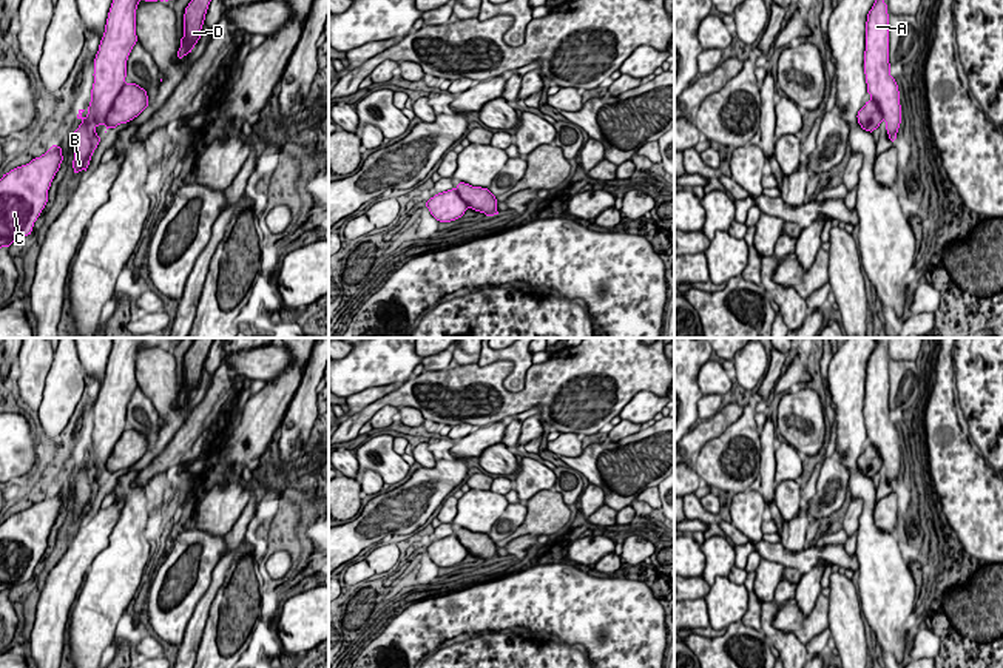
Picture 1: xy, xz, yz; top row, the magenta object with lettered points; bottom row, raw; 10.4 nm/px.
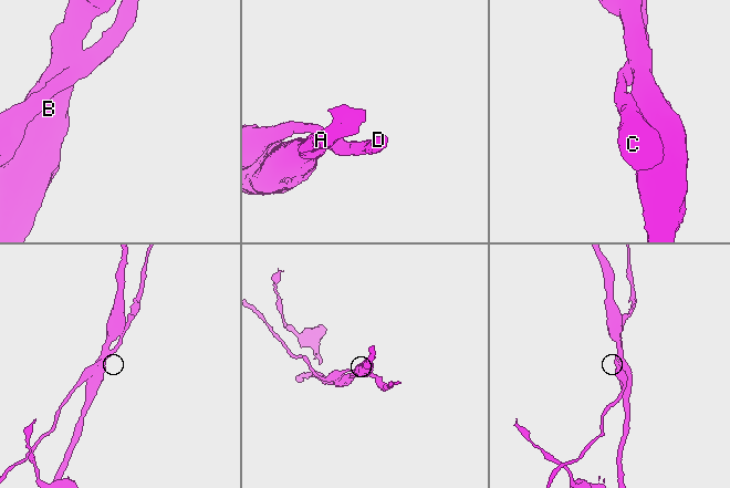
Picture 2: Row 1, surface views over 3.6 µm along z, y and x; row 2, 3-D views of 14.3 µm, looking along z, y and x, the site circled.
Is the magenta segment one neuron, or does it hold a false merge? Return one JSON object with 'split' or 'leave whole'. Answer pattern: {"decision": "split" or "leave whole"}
{"decision": "leave whole"}

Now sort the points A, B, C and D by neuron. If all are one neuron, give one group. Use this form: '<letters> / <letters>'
A B C D

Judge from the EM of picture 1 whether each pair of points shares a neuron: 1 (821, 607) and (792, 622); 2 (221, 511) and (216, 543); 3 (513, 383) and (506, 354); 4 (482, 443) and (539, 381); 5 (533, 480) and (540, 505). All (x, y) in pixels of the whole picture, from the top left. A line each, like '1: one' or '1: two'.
1: one
2: two
3: one
4: two
5: two

